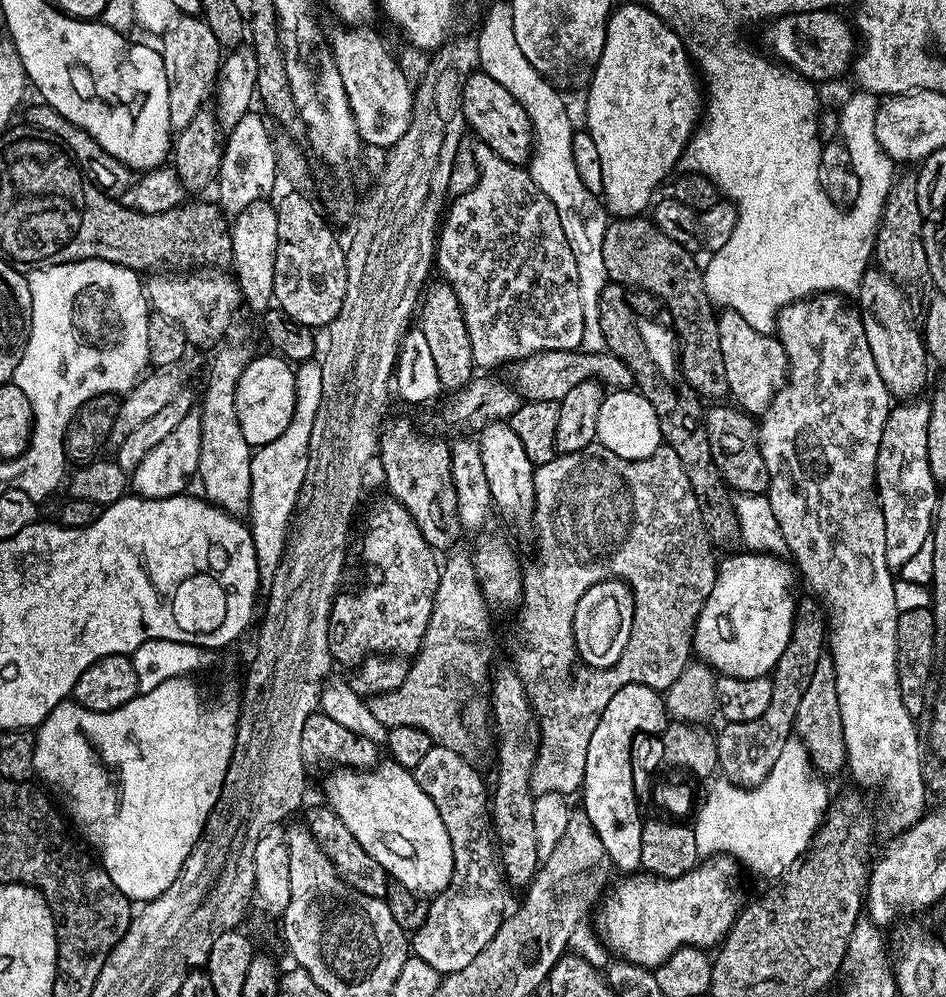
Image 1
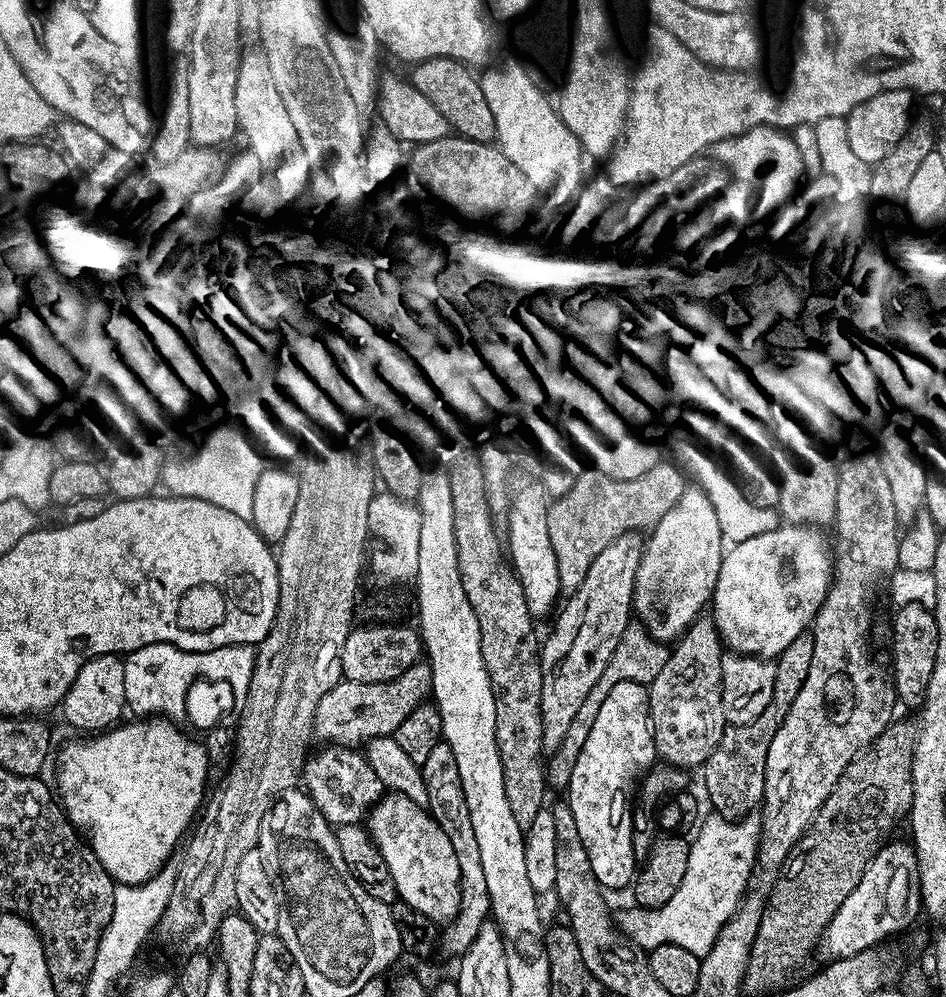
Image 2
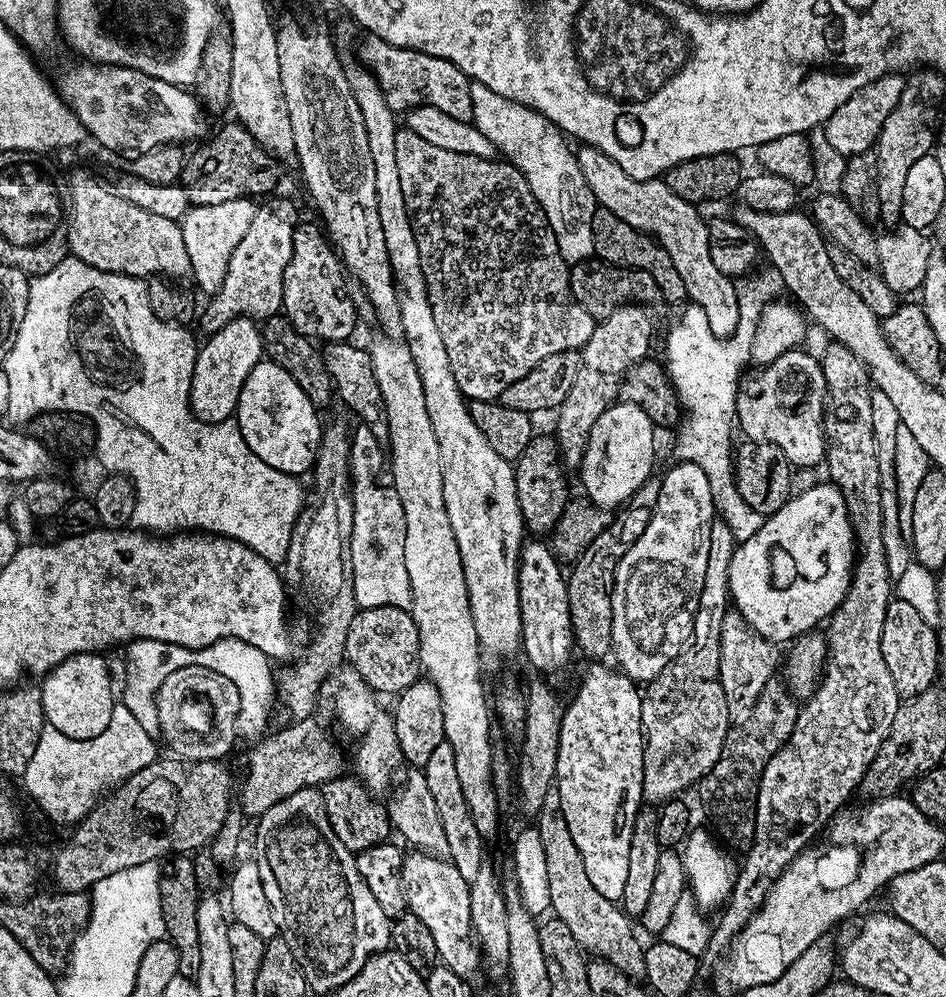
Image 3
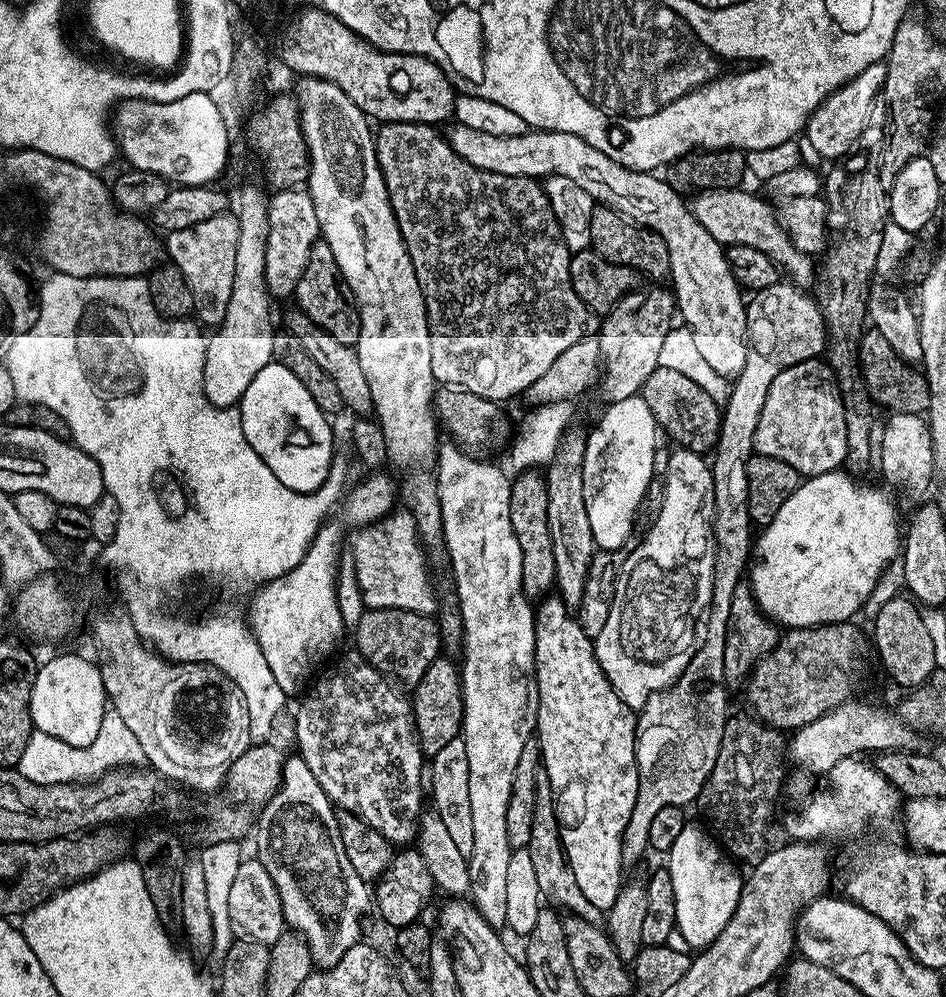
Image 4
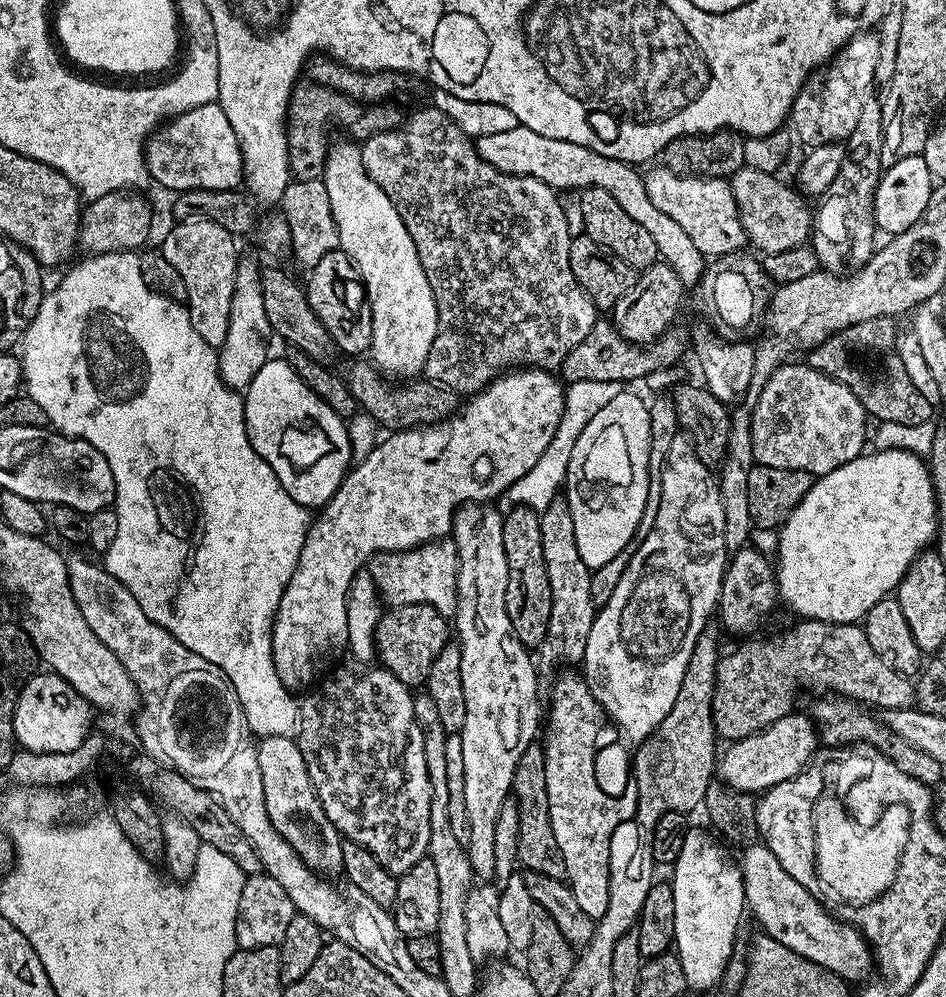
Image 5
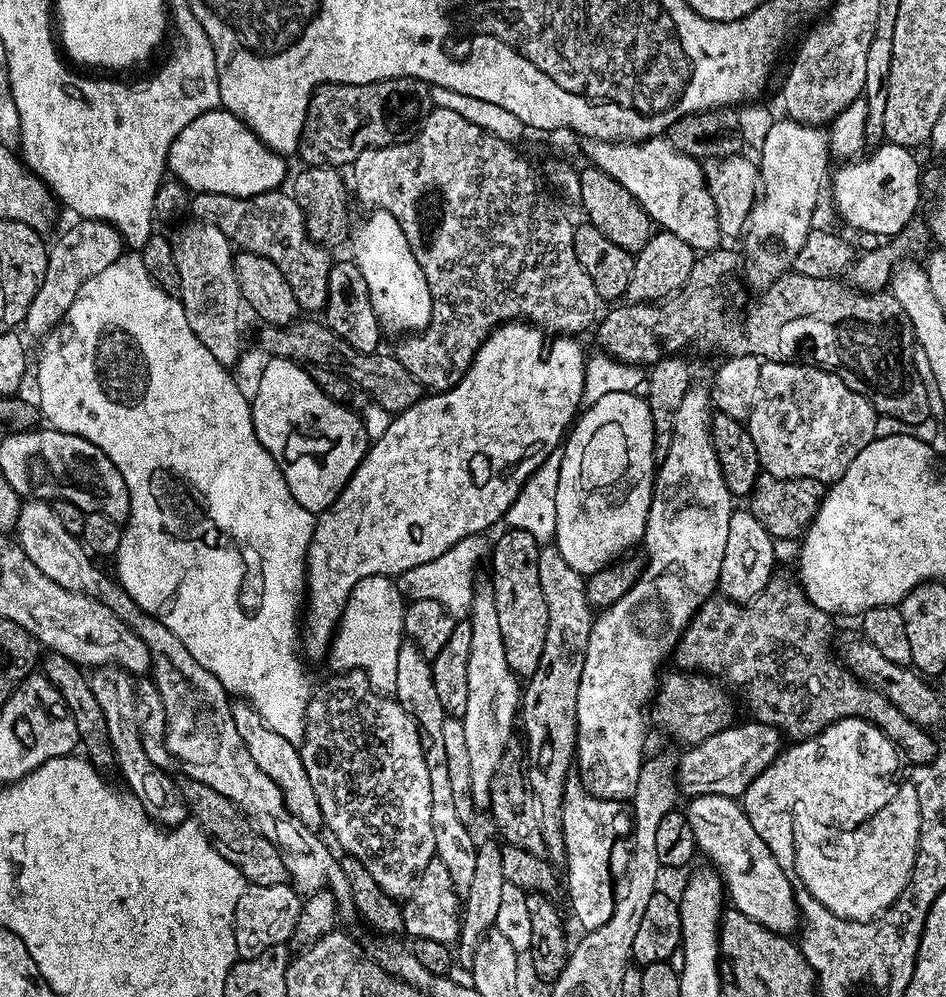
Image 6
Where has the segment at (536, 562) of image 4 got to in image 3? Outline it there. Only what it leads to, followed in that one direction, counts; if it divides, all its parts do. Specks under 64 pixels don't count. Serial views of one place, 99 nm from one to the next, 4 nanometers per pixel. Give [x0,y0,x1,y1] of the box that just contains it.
[514,435,568,534]

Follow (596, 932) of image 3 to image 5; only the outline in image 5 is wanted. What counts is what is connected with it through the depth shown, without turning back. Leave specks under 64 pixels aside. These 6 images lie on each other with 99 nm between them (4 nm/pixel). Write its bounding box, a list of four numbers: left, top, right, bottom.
[511,742,564,877]

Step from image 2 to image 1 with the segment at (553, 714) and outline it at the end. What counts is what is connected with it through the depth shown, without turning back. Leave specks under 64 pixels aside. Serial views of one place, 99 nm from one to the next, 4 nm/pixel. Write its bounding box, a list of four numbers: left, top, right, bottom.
[572,579,634,668]

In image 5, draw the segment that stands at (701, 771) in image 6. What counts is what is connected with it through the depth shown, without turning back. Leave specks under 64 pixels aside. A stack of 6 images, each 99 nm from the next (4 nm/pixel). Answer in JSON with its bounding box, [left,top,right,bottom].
[715,715,818,794]

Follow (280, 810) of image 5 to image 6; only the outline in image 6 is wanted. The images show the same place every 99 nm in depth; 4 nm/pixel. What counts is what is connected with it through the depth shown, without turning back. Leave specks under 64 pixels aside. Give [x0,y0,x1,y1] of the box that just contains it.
[232,698,324,829]

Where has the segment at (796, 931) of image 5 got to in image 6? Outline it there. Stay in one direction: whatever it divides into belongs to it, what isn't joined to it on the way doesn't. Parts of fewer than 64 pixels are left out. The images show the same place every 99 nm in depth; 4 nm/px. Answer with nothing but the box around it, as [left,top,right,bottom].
[686,796,802,934]

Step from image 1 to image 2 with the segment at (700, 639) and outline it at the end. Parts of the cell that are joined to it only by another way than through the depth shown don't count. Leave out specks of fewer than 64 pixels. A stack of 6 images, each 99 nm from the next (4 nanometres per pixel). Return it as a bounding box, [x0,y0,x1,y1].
[710,523,833,658]

